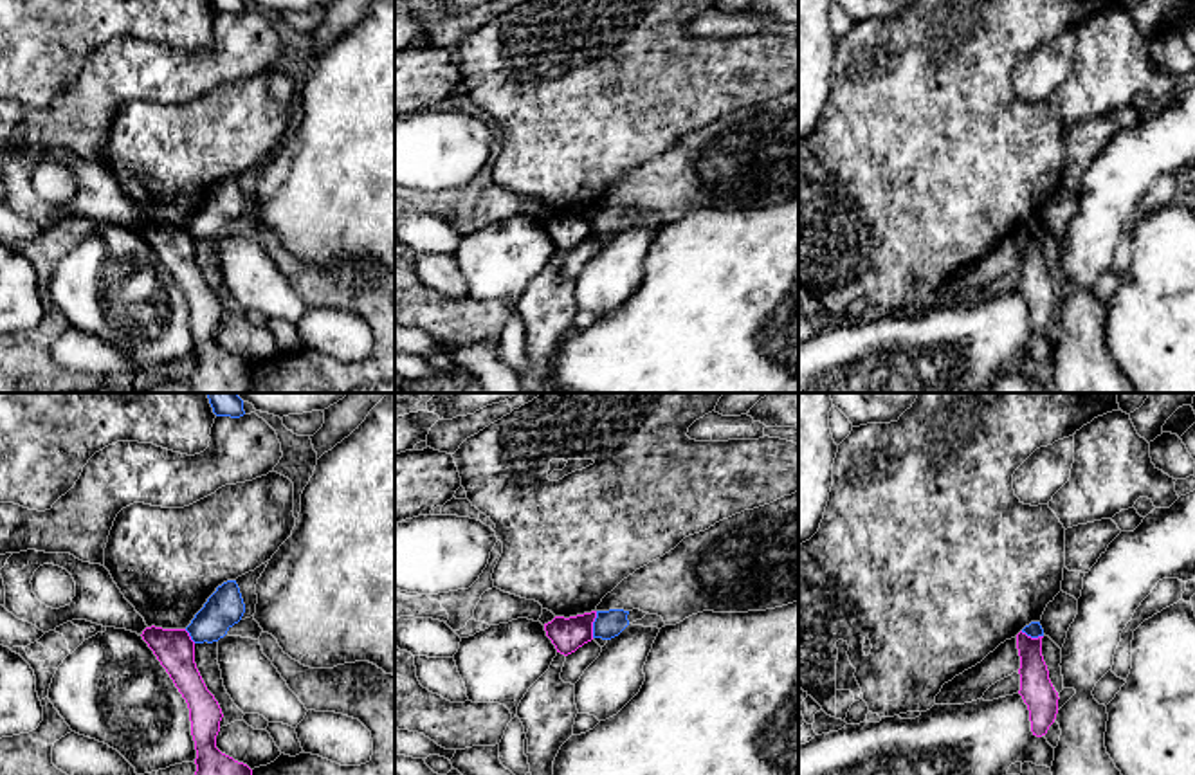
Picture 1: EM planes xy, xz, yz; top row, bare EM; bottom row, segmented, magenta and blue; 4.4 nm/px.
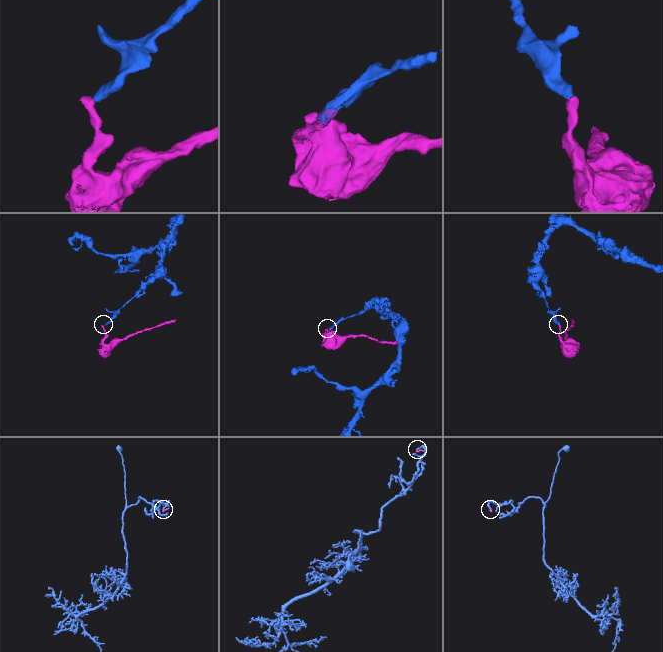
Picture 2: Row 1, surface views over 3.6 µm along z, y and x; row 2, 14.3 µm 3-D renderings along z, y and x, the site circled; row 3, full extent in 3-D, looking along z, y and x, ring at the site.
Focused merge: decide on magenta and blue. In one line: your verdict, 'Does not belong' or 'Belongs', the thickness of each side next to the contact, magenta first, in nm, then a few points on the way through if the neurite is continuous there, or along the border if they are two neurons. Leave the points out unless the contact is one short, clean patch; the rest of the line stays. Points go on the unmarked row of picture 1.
Does not belong. Thickness 150 nm (magenta) against 130 nm. Boundary: xz (597, 208), (592, 218), (592, 233)

